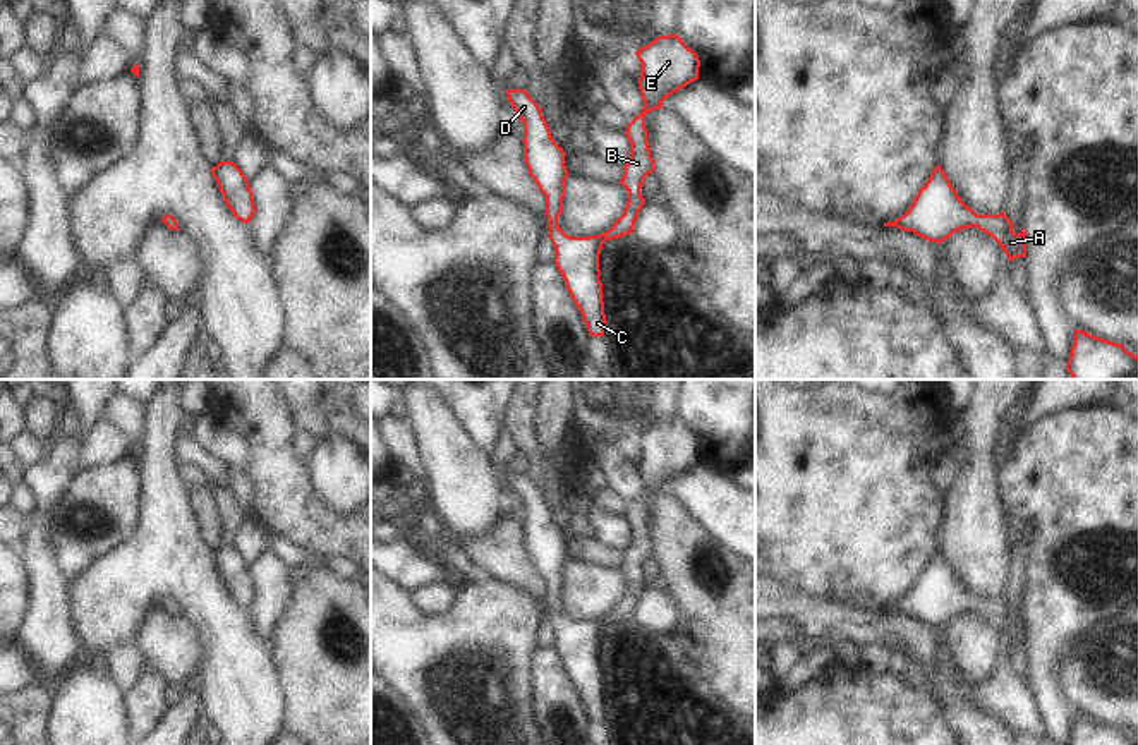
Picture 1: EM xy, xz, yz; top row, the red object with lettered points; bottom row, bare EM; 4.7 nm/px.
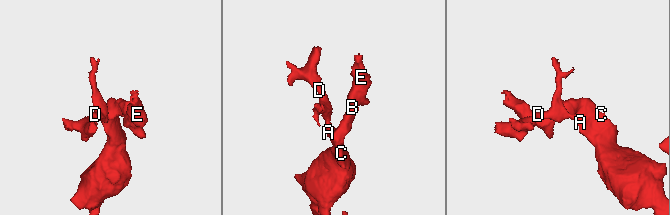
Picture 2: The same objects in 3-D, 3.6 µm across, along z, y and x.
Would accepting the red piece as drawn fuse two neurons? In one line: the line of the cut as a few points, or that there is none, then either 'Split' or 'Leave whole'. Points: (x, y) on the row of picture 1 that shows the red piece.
No split. Leave whole.

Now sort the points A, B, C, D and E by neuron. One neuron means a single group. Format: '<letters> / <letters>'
A B C D E

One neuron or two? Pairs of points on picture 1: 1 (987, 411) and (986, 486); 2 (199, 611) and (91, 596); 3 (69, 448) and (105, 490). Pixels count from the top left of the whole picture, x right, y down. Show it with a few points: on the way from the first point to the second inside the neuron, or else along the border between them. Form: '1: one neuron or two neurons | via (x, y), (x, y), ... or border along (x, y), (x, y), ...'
1: one neuron | via (984, 430), (984, 467)
2: one neuron | via (172, 589), (119, 589)
3: two neurons | border along (78, 472), (54, 507)

